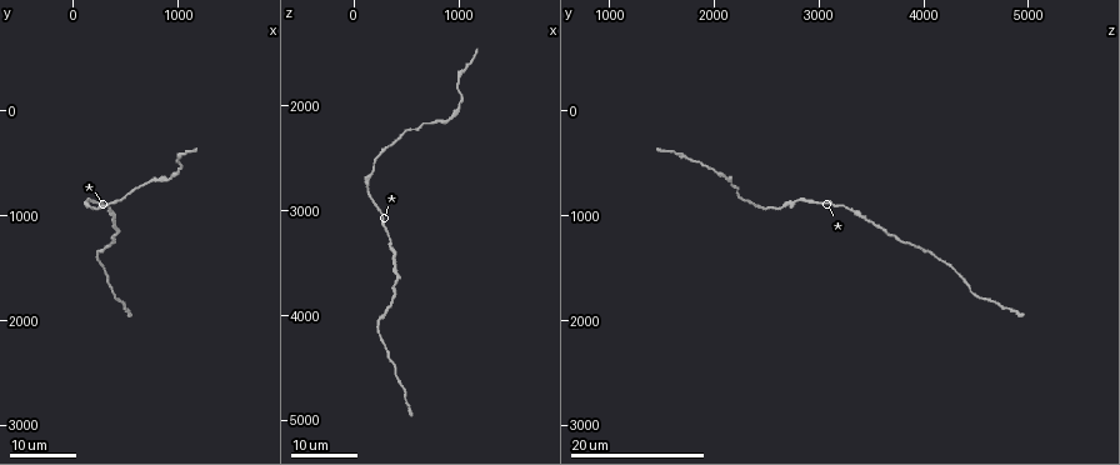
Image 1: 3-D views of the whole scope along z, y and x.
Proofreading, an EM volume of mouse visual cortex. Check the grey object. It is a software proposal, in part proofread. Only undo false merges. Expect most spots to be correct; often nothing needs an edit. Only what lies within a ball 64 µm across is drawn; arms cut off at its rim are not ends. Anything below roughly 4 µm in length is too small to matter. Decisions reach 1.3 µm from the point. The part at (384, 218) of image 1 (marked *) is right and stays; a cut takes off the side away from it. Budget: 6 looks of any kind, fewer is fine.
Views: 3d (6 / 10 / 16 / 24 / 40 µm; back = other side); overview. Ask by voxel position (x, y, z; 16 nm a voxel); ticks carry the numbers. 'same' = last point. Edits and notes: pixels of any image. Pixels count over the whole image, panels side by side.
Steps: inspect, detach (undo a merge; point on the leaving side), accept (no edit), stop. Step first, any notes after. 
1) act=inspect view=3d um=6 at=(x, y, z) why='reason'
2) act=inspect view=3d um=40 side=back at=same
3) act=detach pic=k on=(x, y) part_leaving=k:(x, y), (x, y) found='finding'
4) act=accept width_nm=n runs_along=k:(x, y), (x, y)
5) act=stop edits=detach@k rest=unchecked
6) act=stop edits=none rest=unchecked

act=inspect view=3d um=16 at=(900, 640, 2140) why='a narrow waist'

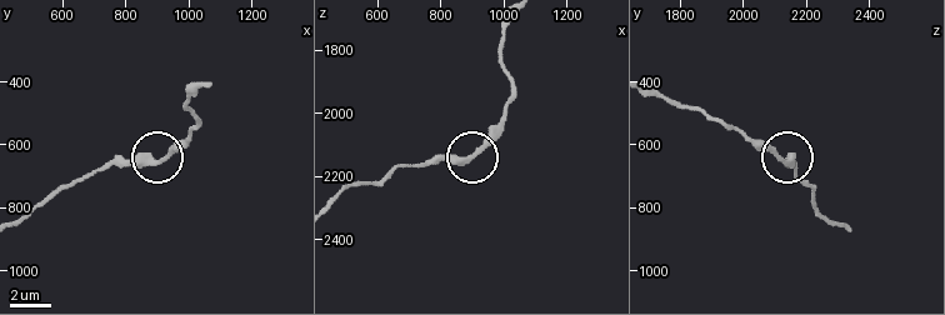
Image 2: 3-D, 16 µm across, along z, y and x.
act=inspect view=3d um=6 at=(920, 640, 2120)

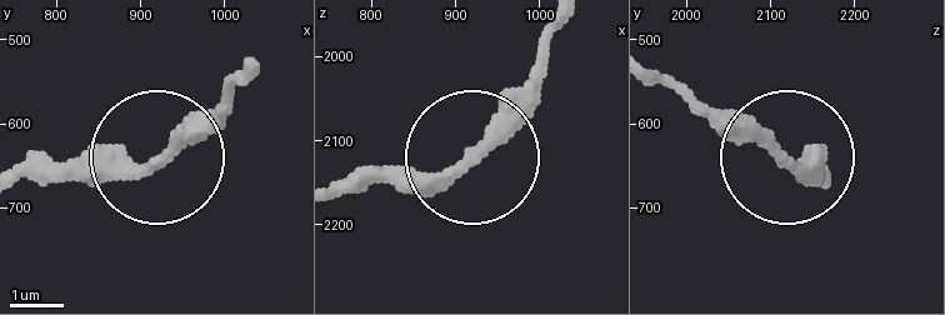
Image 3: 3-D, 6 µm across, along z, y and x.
act=accept runs_along=3:(341, 184), (449, 174), (538, 63) found='continuous, no second cell'

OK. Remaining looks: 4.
act=inspect view=3d um=16 at=(140, 900, 2680) why='calibre changes'

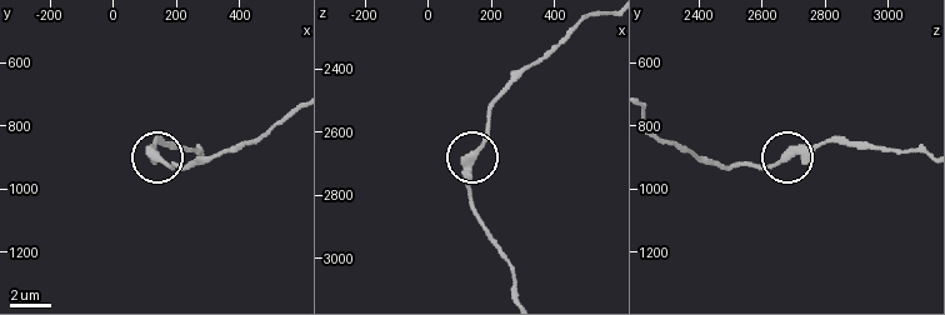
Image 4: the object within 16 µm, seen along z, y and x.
act=inspect view=3d um=10 at=(150, 900, 2670)

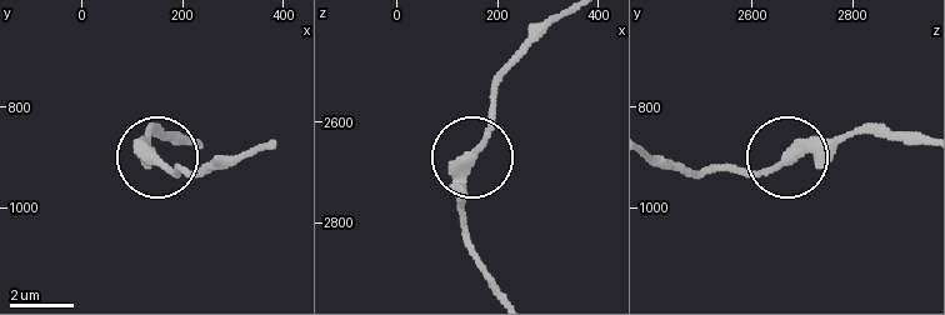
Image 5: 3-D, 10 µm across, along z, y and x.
act=accept runs_along=5:(198, 141), (158, 134), (144, 141), (176, 174), (190, 171) found='continuous, no second cell'

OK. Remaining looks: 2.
act=inspect view=3d um=24 at=(240, 1380, 4100) why='calibre changes'

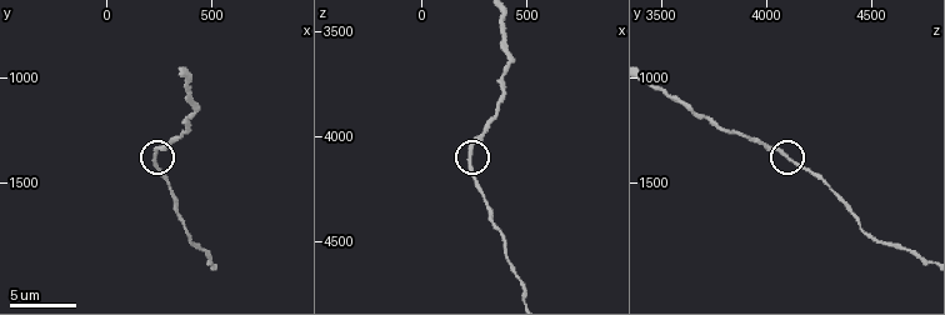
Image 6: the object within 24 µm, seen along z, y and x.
act=inspect view=3d um=6 at=(230, 1370, 4070)

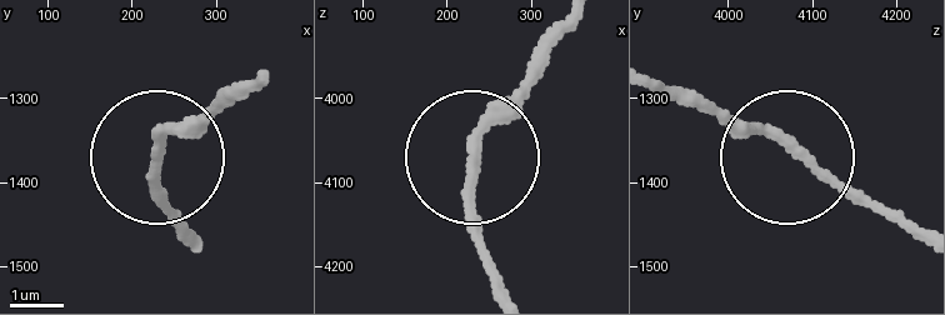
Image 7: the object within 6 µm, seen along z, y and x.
act=accept runs_along=7:(571, 33), (481, 140), (478, 234), (490, 270) found='one cell here'

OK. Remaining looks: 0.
act=stop edits=none rest=unchecked

